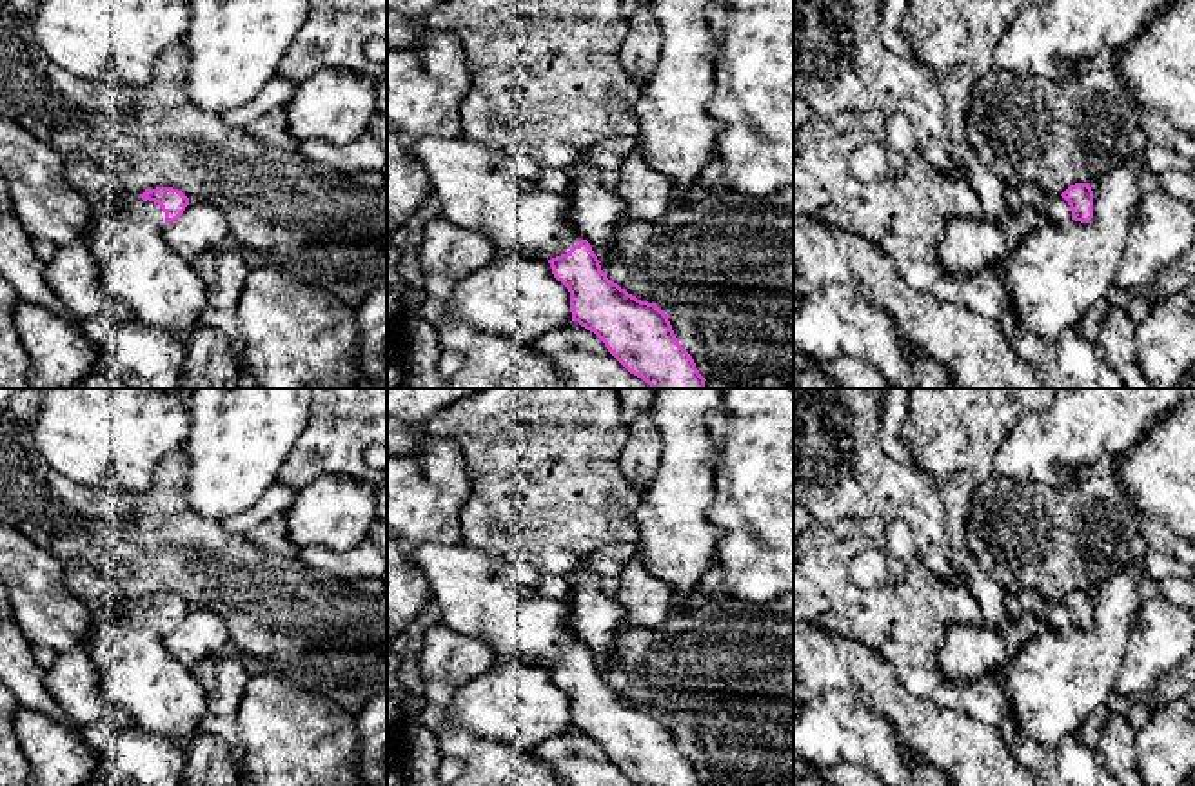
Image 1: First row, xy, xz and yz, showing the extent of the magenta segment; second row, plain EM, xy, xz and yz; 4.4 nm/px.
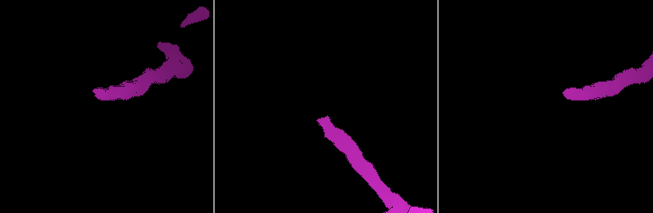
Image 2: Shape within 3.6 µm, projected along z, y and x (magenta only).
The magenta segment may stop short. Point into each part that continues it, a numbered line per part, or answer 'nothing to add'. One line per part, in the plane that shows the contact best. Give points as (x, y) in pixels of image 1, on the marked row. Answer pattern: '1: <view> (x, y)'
1: xy (135, 209)

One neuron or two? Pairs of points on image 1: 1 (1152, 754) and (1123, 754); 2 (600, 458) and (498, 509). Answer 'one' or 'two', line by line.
1: two
2: one

